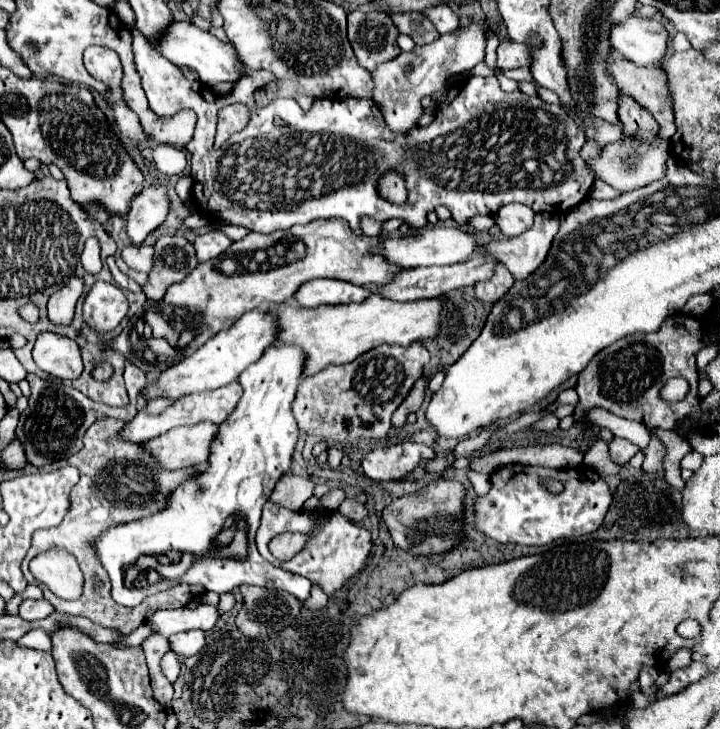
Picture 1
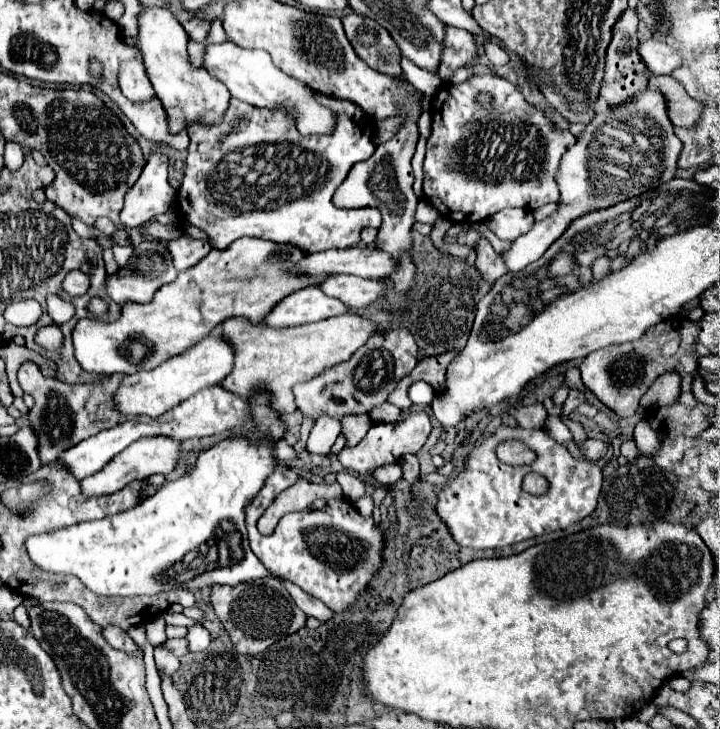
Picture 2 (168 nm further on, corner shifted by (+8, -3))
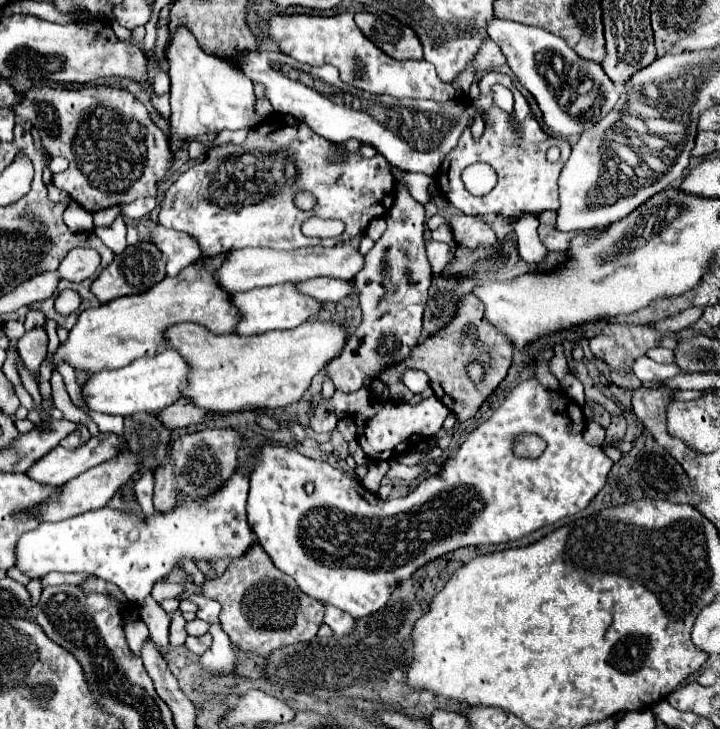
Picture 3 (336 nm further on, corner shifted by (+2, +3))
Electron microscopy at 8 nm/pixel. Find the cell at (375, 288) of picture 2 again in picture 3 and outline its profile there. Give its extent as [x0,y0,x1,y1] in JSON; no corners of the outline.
[295,277,353,303]

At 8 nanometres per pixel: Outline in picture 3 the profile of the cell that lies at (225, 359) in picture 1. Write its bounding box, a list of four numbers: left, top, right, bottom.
[81,349,187,415]

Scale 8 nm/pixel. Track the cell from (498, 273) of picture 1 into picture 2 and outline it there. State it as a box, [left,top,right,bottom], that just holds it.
[477,239,507,285]

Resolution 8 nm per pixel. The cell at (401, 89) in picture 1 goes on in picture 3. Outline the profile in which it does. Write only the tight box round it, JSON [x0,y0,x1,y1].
[327,185,431,393]

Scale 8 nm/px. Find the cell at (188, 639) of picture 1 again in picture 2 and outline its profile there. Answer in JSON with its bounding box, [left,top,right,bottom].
[185,625,211,651]

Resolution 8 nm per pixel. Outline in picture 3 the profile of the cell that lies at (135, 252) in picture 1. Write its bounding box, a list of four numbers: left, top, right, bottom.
[15,87,175,213]

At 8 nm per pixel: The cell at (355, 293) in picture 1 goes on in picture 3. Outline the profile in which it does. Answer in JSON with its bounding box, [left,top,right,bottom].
[229,283,321,335]

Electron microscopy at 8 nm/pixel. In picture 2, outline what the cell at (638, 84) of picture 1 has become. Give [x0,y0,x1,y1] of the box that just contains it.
[649,75,701,127]

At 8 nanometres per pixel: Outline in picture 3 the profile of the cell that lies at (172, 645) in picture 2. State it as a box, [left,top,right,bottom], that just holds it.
[185,633,211,655]

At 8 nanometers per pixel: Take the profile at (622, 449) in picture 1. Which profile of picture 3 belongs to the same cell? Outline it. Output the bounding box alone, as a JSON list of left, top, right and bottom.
[583,421,605,447]

